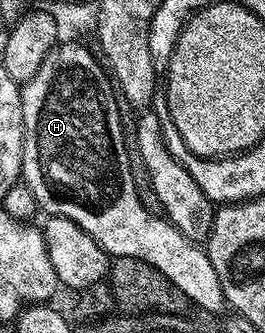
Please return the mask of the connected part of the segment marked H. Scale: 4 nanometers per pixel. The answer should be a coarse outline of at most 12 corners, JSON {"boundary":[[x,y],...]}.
{"boundary":[[101,59],[20,86],[24,185],[113,259],[226,306],[207,249],[142,208]]}

